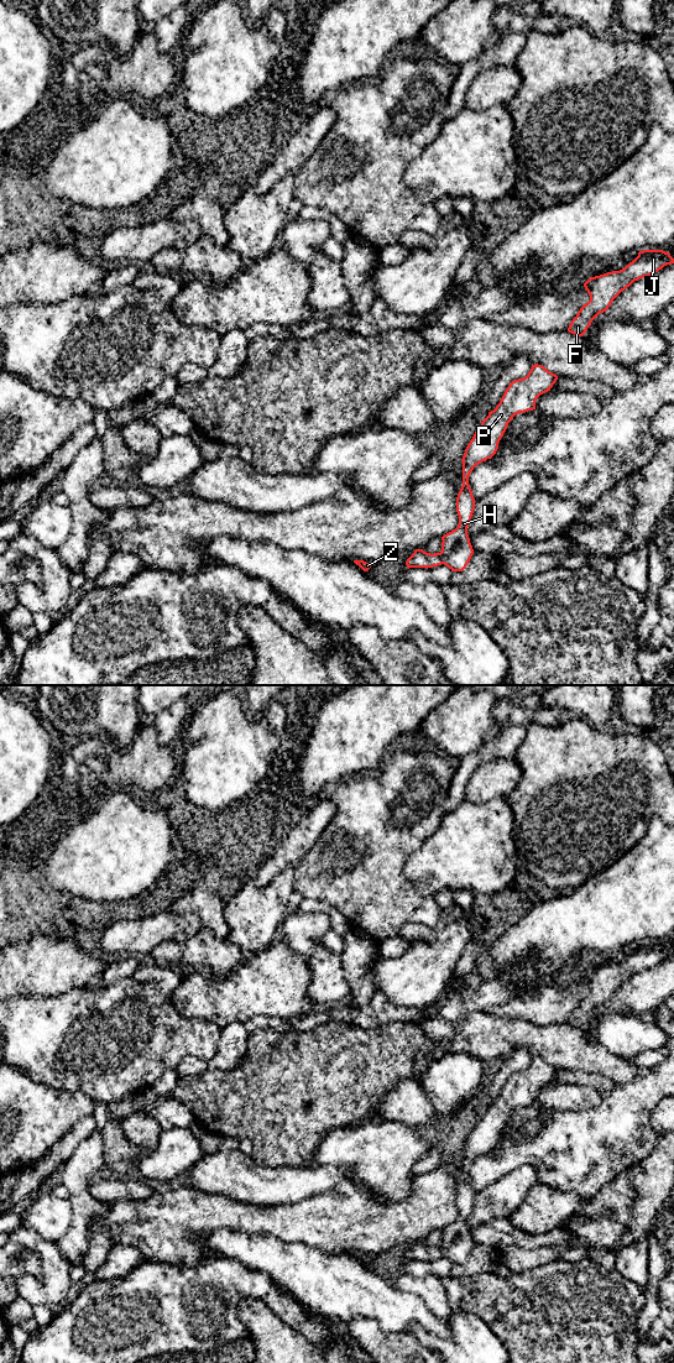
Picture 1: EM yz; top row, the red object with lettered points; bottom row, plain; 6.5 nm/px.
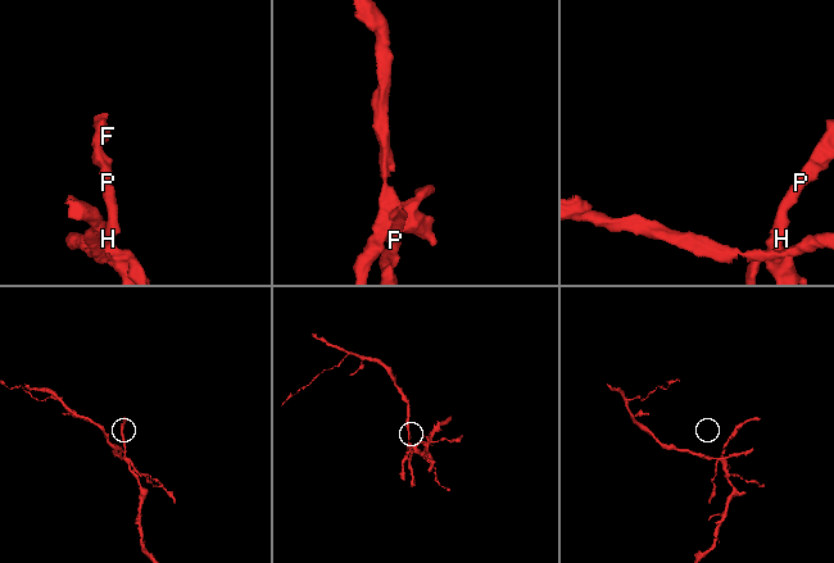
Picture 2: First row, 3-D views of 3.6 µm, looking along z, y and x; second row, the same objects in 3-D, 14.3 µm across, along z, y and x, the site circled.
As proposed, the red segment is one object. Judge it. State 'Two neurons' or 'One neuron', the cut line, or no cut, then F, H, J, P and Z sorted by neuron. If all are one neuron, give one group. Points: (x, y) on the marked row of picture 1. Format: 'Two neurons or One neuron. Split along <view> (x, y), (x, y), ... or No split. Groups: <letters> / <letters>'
Two neurons. Split along yz (439, 553), (443, 563). Groups: F H J P / Z

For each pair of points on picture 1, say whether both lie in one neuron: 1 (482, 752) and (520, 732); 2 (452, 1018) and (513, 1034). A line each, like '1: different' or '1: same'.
1: same
2: different

